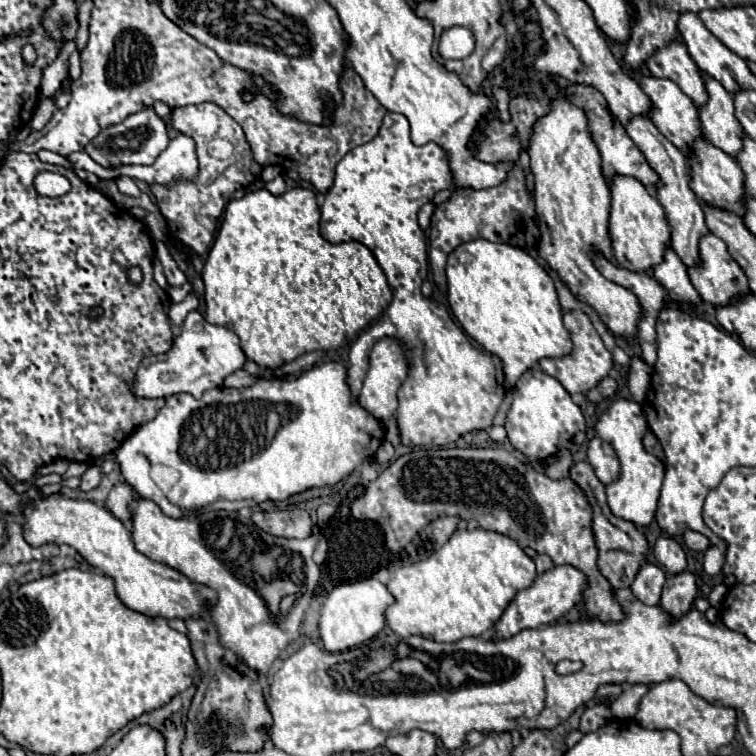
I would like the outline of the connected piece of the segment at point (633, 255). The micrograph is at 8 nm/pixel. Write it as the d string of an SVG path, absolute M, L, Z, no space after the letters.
M615 176L611 182L611 220L609 234L613 240L613 254L619 266L631 272L647 272L663 262L665 250L671 246L671 226L665 218L663 206L649 196L647 188L635 178Z

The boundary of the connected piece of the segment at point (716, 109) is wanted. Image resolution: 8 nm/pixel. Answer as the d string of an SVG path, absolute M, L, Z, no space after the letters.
M703 74L703 80L709 92L709 102L703 108L699 108L705 138L725 154L735 158L743 148L745 132L735 116L733 96L707 74Z

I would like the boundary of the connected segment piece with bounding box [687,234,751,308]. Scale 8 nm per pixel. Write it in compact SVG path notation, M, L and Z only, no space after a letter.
M715 234L703 236L701 244L699 244L699 252L701 252L701 266L689 268L687 272L689 272L691 284L695 286L695 290L701 294L701 298L705 302L719 308L719 306L727 306L733 298L743 298L743 296L751 294L751 288L749 288L743 268L731 258L727 244L719 236L715 236Z

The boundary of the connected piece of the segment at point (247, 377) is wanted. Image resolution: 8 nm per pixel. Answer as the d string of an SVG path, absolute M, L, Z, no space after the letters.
M239 370L239 372L233 372L231 376L227 376L225 378L225 386L229 386L229 388L245 388L247 384L253 384L257 378L255 376L251 376L249 372L245 372L245 370Z

